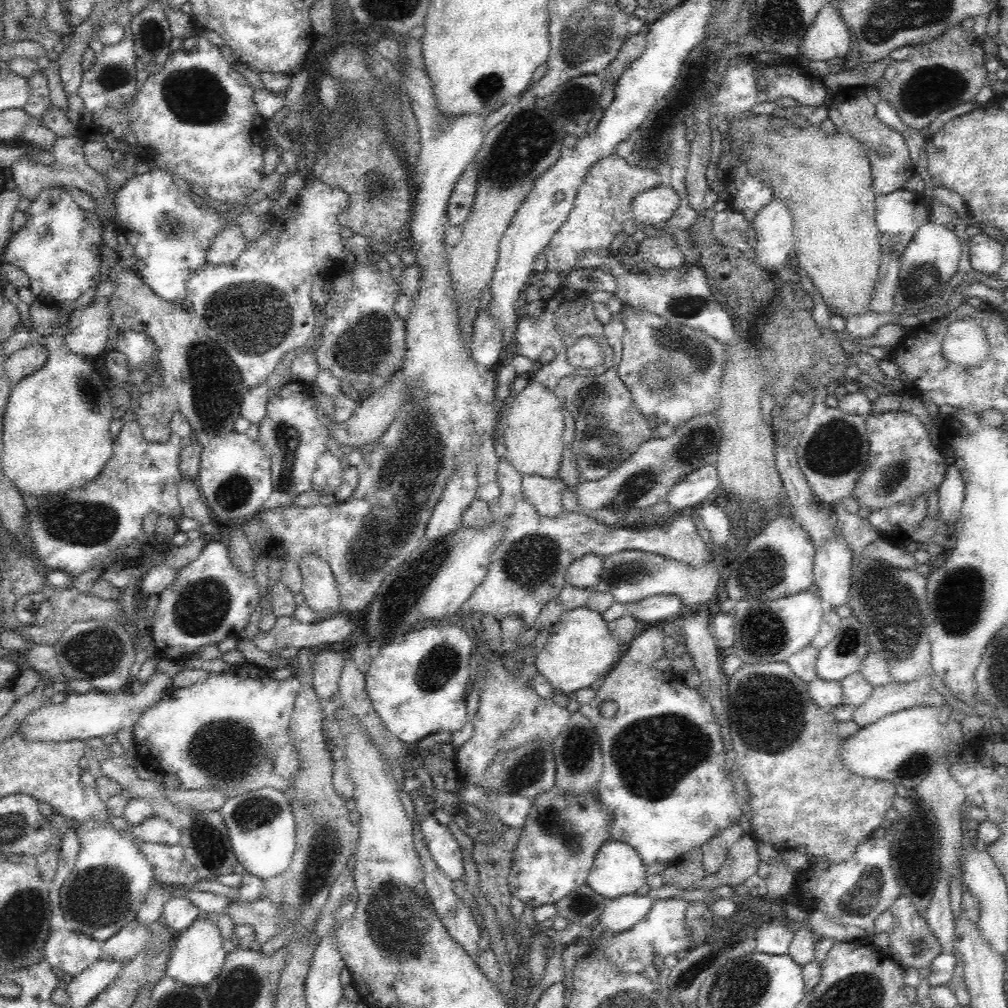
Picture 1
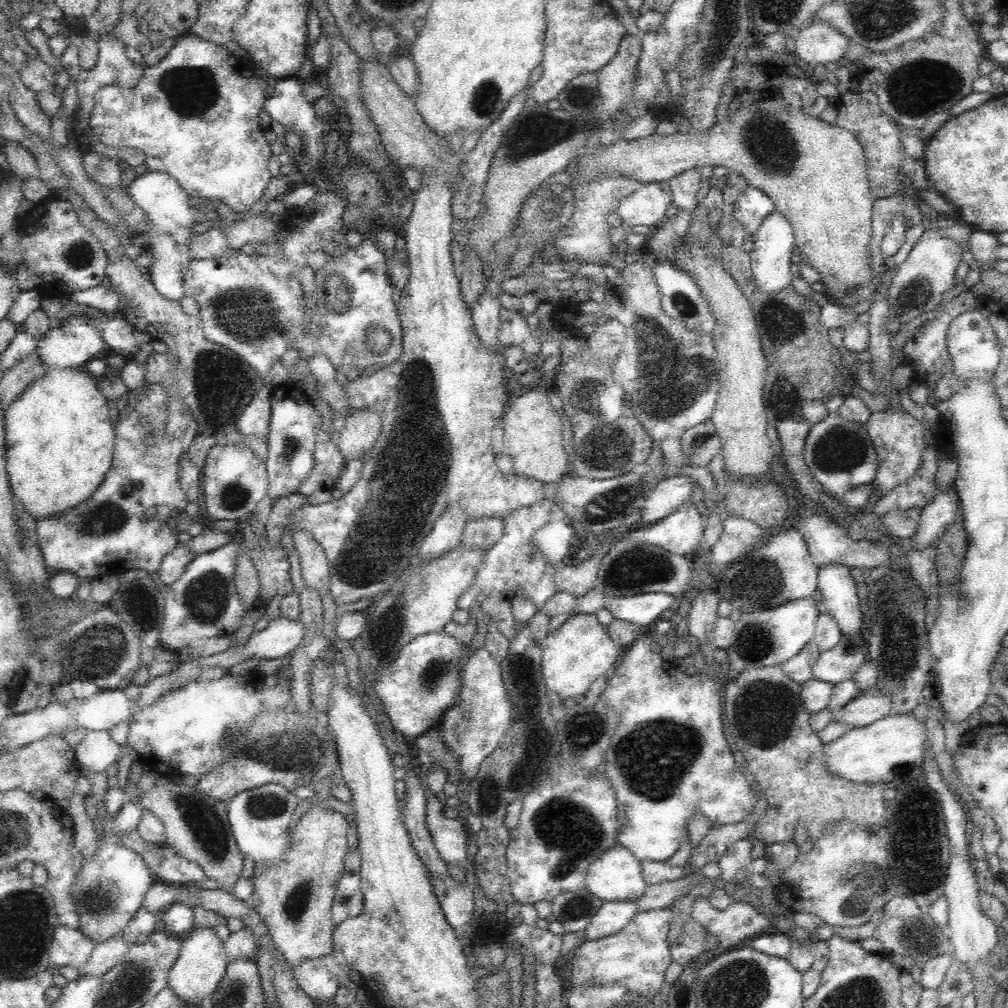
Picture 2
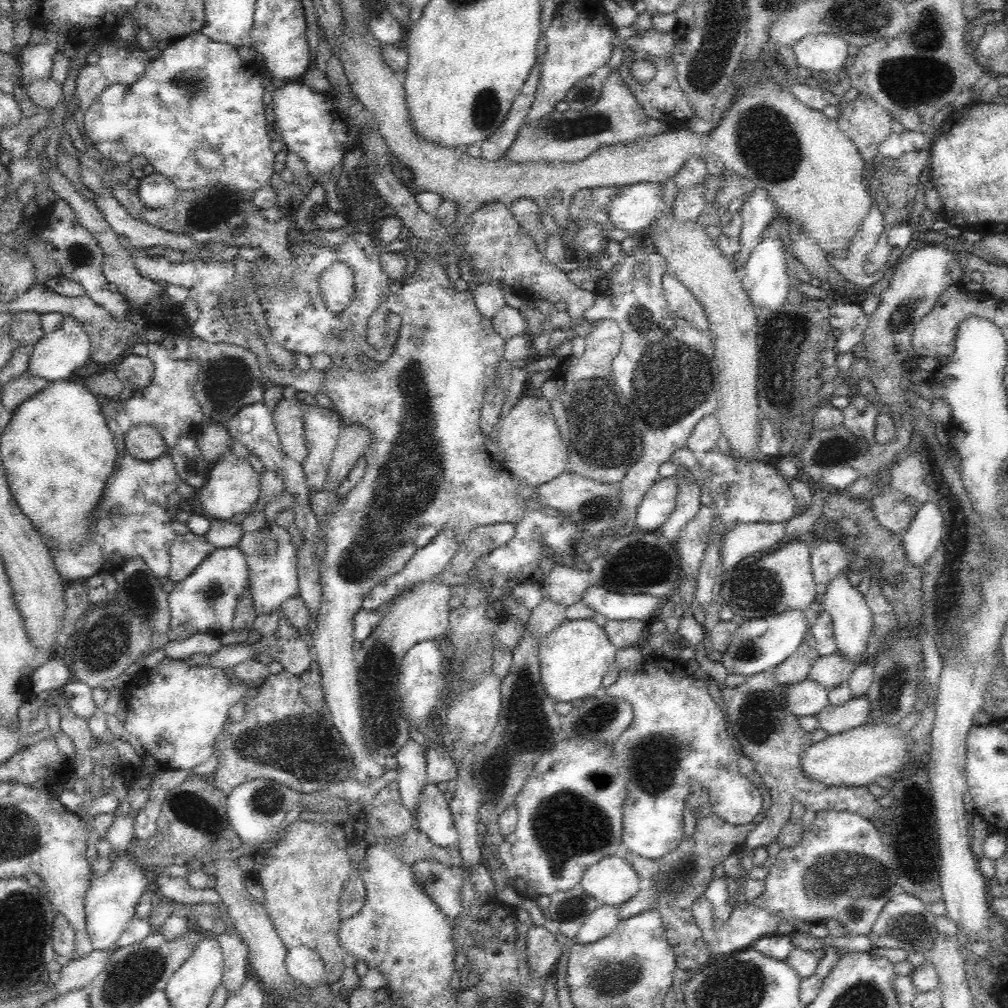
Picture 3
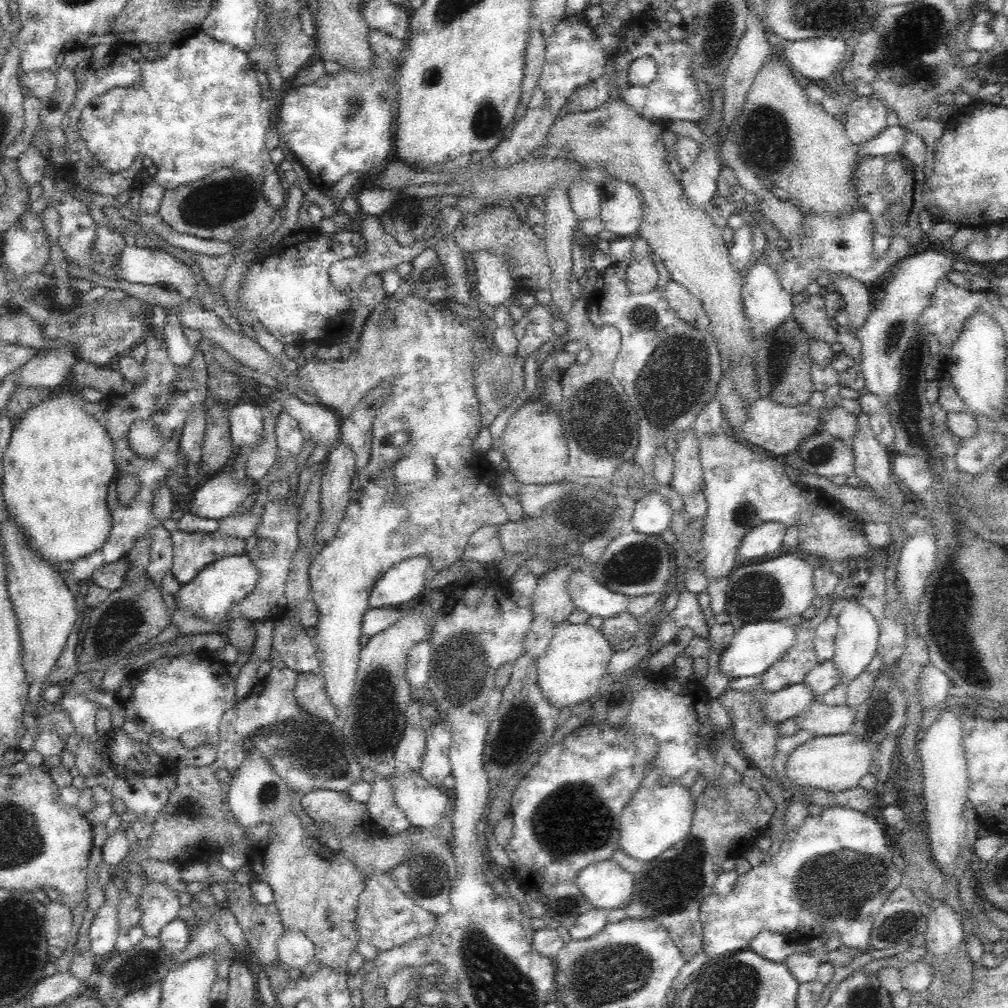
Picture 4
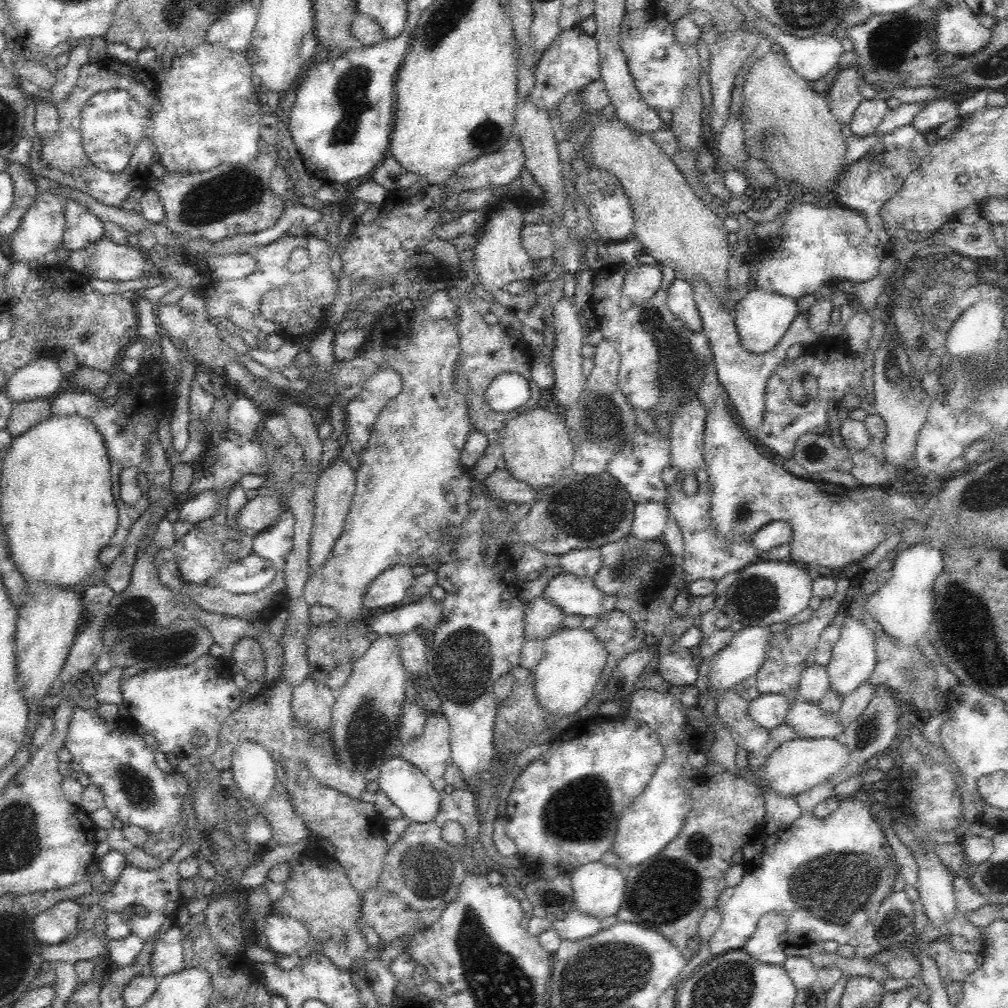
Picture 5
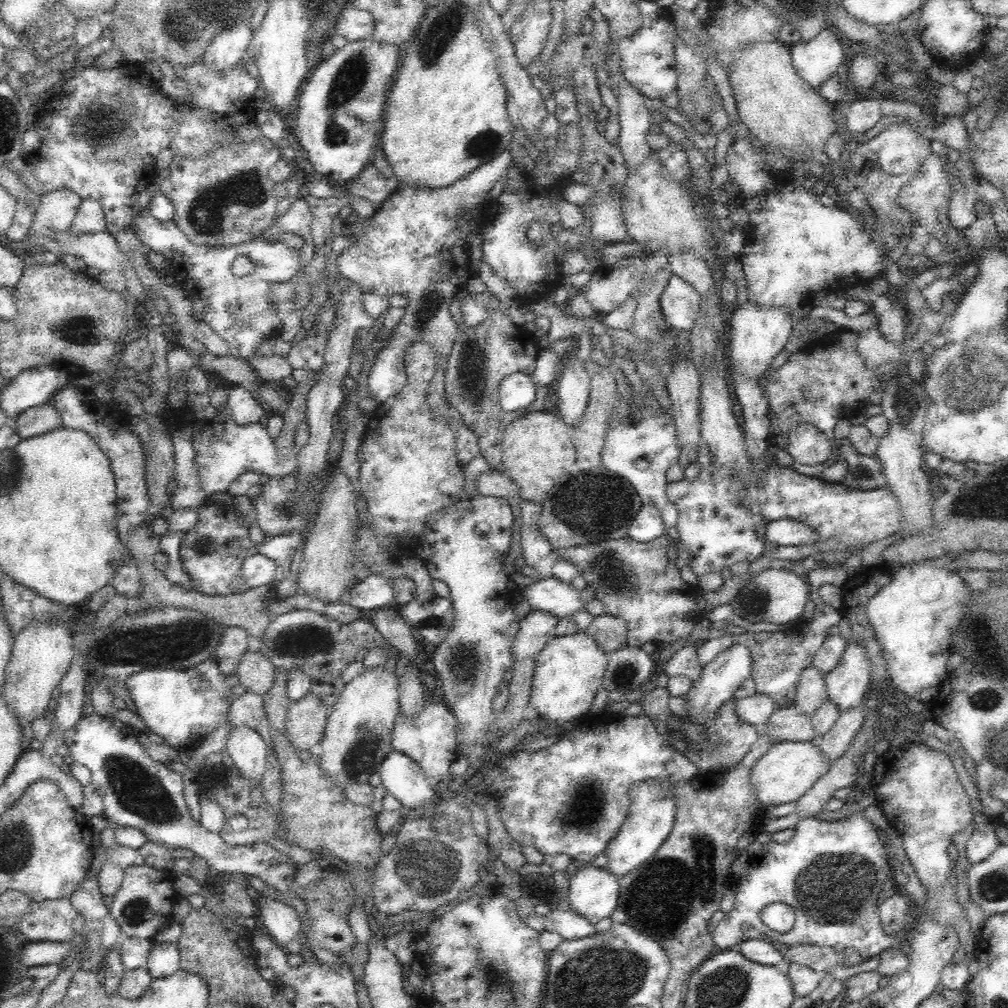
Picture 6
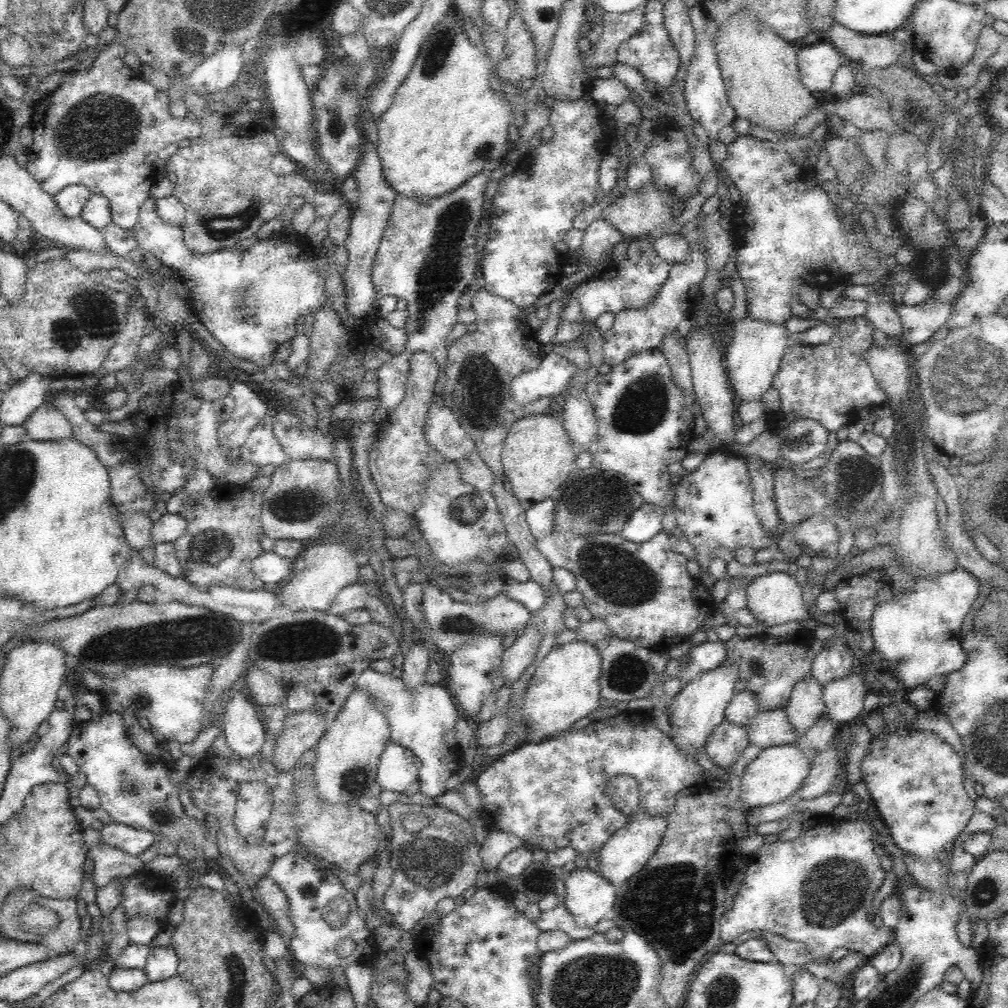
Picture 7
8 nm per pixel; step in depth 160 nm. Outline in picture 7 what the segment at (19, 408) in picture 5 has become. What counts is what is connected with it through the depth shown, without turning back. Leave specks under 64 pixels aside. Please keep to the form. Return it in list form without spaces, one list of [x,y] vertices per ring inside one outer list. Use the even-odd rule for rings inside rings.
[[[42,404],[23,422],[27,439],[48,442],[64,442],[74,439],[70,422],[52,404]]]

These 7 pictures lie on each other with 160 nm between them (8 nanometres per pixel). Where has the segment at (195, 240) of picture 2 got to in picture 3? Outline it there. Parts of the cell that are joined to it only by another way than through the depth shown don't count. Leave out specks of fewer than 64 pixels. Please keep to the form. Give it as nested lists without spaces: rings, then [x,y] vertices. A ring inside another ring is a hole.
[[[110,188],[103,194],[97,207],[112,230],[117,235],[126,236],[132,247],[147,249],[152,246],[166,246],[176,251],[185,251],[196,244],[188,235],[162,230],[130,216]]]

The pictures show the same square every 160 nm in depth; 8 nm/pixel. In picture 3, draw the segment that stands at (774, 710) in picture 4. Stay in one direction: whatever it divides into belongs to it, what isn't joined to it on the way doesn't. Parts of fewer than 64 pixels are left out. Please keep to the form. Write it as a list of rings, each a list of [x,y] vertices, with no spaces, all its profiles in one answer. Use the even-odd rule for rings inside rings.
[[[810,679],[786,685],[784,707],[796,716],[814,716],[829,705],[828,690]]]

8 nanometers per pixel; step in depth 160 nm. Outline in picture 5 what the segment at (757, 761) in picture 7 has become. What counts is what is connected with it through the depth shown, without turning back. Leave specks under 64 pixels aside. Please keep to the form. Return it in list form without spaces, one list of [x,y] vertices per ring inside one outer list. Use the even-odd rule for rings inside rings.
[[[798,738],[783,742],[773,751],[767,753],[765,763],[755,768],[754,776],[764,779],[768,787],[784,797],[797,797],[800,793],[815,787],[823,780],[834,778],[850,760],[846,745],[836,739]]]

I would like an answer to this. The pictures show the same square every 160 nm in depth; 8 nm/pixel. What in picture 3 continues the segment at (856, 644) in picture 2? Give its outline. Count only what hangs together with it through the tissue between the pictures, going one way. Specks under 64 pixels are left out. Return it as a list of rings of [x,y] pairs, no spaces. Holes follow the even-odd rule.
[[[836,651],[830,656],[821,656],[819,660],[816,660],[810,669],[808,679],[814,680],[826,688],[834,688],[847,682],[856,665]]]

